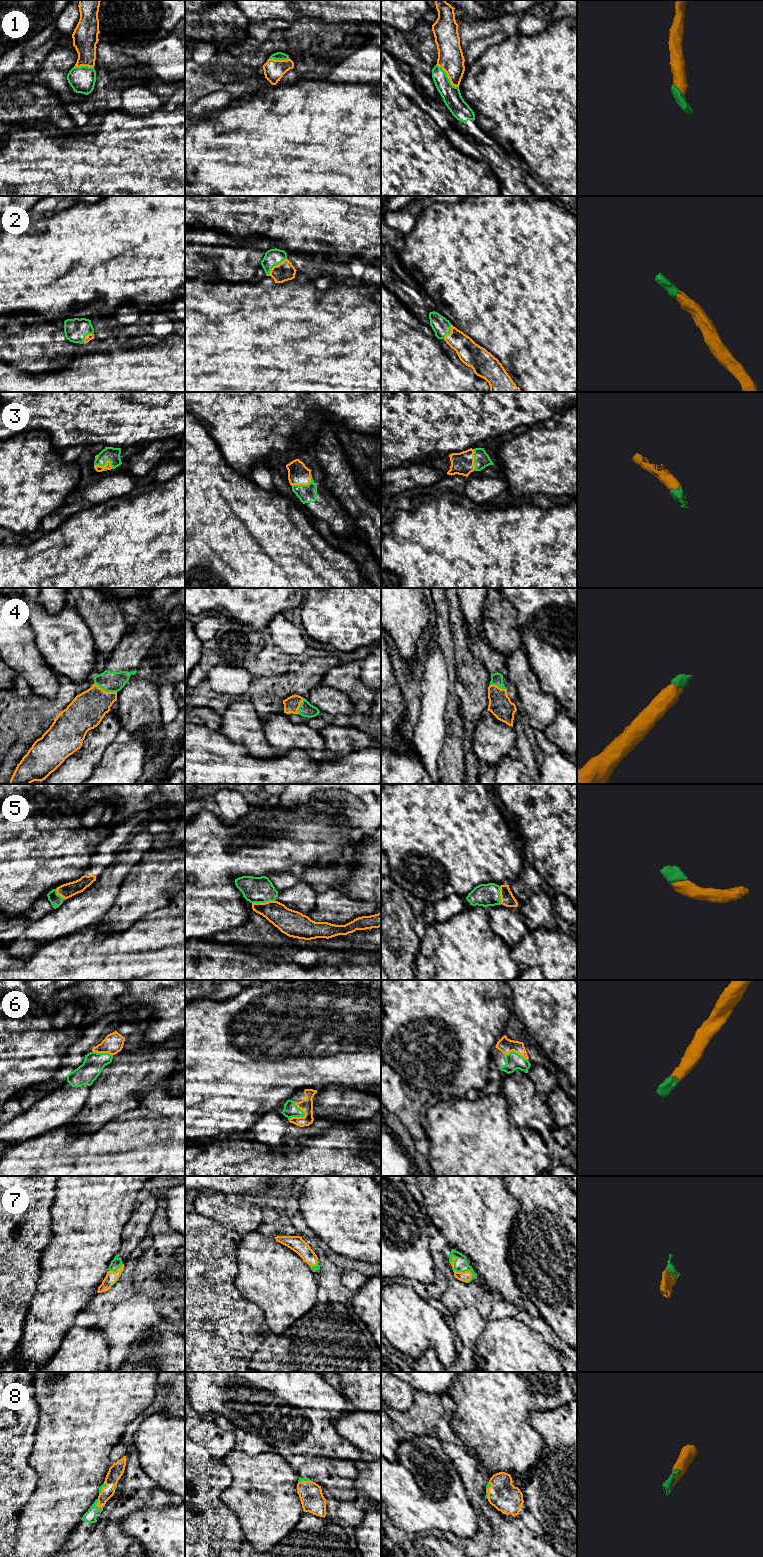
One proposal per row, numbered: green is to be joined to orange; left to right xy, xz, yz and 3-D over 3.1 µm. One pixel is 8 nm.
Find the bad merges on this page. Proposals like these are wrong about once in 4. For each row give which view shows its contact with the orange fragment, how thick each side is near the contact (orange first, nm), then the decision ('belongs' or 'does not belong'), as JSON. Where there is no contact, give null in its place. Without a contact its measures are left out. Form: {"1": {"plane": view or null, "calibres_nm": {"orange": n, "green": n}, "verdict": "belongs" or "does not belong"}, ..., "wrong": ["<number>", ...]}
{"1": {"plane": "yz", "calibres_nm": {"orange": 200, "green": 150}, "verdict": "belongs"}, "2": {"plane": "xz", "calibres_nm": {"orange": 150, "green": 140}, "verdict": "belongs"}, "3": {"plane": "xy", "calibres_nm": {"orange": 60, "green": 110}, "verdict": "belongs"}, "4": {"plane": "xy", "calibres_nm": {"orange": 280, "green": 160}, "verdict": "belongs"}, "5": {"plane": "xz", "calibres_nm": {"orange": 200, "green": 200}, "verdict": "belongs"}, "6": {"plane": "xz", "calibres_nm": {"orange": 110, "green": 120}, "verdict": "belongs"}, "7": {"plane": "yz", "calibres_nm": {"orange": 80, "green": 110}, "verdict": "belongs"}, "8": {"plane": "xy", "calibres_nm": {"orange": 110, "green": 100}, "verdict": "belongs"}, "wrong": []}

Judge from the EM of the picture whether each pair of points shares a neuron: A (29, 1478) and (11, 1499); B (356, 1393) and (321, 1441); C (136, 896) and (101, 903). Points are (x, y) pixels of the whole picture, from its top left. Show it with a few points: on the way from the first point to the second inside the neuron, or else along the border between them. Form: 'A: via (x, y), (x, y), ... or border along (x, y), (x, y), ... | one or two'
A: via (23, 1480), (11, 1493) | one
B: border along (342, 1392), (352, 1407) | two
C: border along (126, 875), (120, 884), (120, 890), (116, 897) | two

